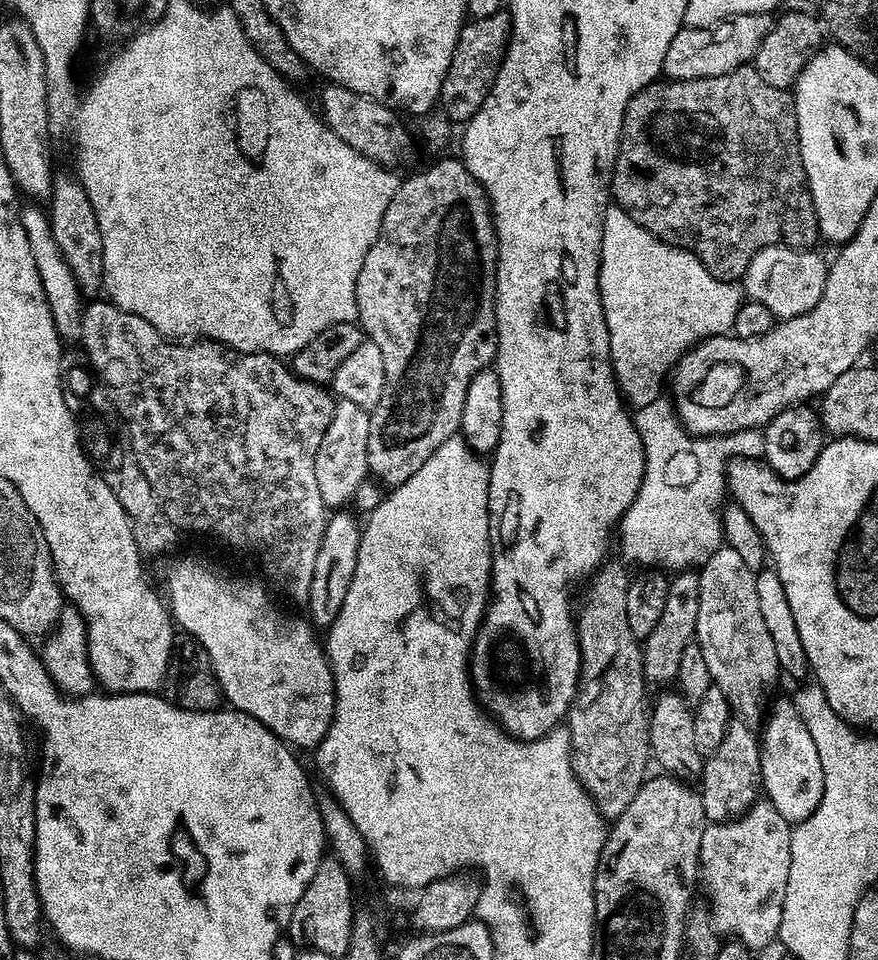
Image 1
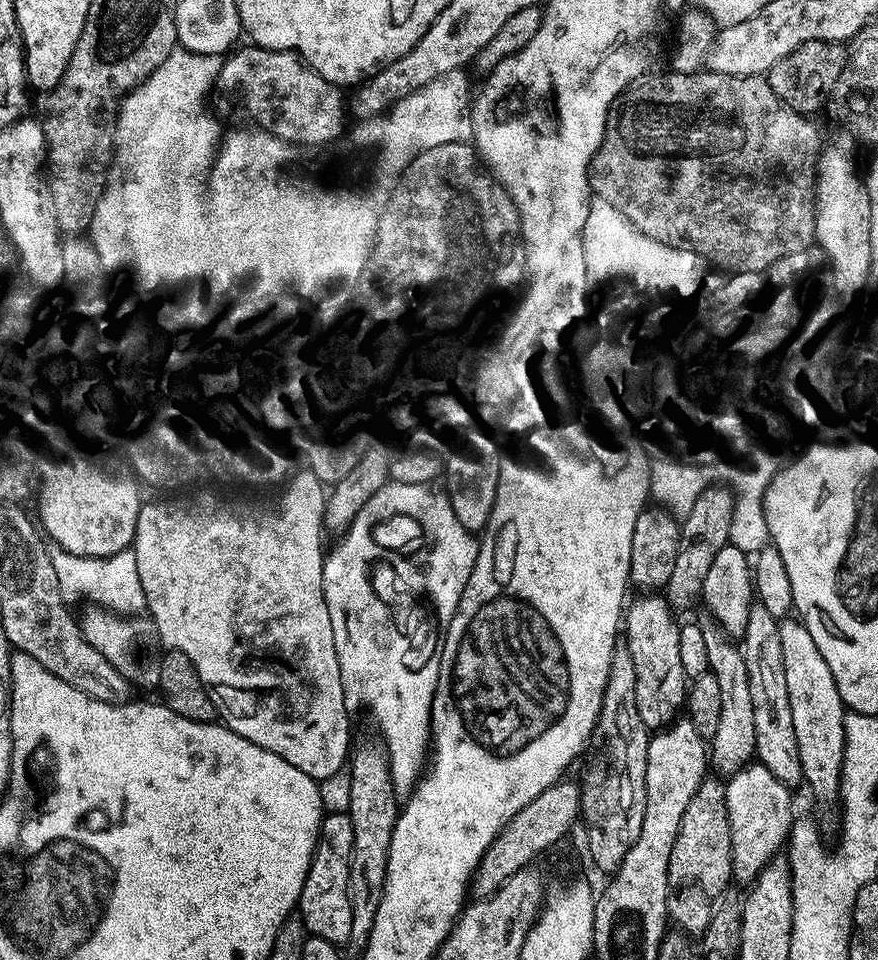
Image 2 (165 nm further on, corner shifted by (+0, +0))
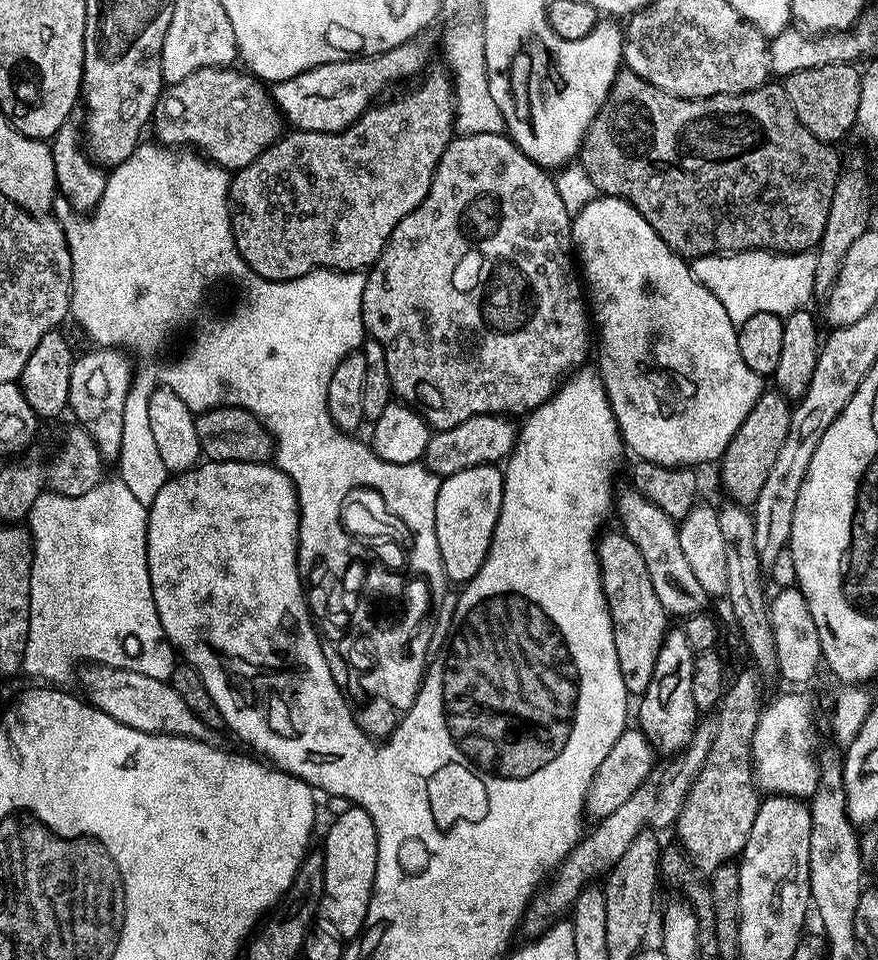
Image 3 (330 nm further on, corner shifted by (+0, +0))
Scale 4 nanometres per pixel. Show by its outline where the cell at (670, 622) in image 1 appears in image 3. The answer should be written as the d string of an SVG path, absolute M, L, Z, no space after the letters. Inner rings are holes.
M765 390L761 392L758 402L754 402L754 410L746 414L746 422L738 426L738 434L734 434L718 461L720 480L733 505L755 505L758 494L766 483L766 474L770 474L770 466L774 466L778 450L782 450L782 442L786 442L786 430L790 430L791 417L792 408L788 397L781 396L775 390Z

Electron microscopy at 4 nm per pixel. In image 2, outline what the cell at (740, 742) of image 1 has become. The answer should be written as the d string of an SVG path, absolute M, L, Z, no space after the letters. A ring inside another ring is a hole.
M704 614L698 620L702 630L702 639L706 642L706 658L708 659L708 671L714 674L714 678L720 687L722 701L722 715L718 721L718 730L714 730L710 741L710 764L717 768L721 777L733 776L738 770L742 770L756 755L756 735L754 734L754 701L750 695L750 674L746 670L746 658L741 645L733 637L725 632L720 623L712 619L711 615Z

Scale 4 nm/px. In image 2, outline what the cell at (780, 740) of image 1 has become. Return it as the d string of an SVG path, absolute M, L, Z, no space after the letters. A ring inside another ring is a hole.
M759 602L753 603L748 609L742 651L746 658L746 670L750 674L750 695L754 701L755 757L783 784L799 785L804 779L800 762L802 745L794 739L794 717L790 714L790 698L786 695L780 623Z

